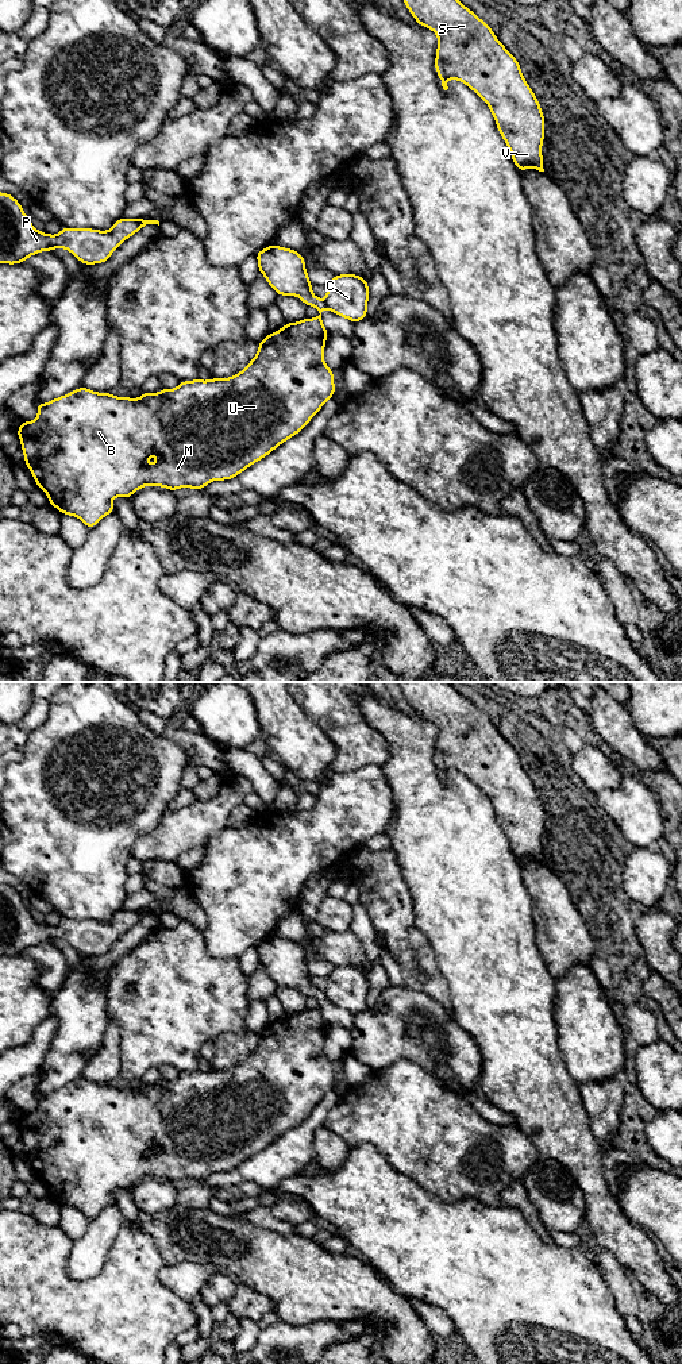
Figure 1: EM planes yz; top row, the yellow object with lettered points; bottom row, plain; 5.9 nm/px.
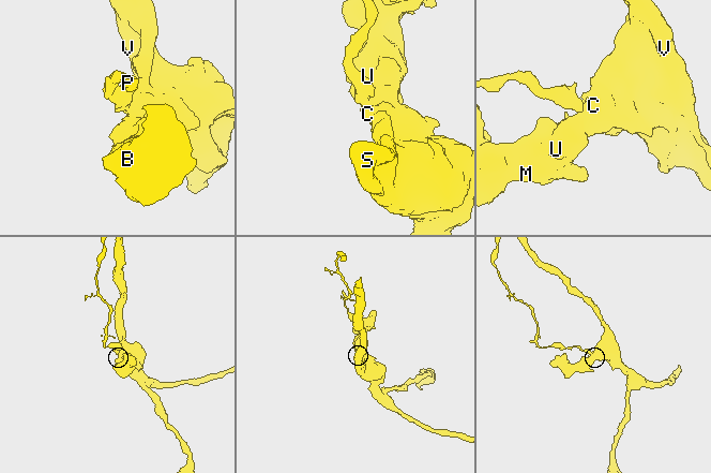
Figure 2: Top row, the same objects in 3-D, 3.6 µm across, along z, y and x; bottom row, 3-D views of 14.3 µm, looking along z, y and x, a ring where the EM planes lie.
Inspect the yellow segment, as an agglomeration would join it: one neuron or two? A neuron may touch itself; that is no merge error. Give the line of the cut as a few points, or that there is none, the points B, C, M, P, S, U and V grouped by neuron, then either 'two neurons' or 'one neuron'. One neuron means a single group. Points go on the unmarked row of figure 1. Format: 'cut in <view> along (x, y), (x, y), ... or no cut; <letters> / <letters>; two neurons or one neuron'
cut in yz along (323, 991), (326, 998); B C M S U V / P; two neurons

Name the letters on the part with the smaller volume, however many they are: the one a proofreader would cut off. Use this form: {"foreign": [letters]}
{"foreign": ["P"]}

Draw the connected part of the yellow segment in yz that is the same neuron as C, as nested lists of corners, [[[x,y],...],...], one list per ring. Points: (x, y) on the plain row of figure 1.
[[[336,966],[325,978],[325,999],[352,1014],[367,1007],[369,975],[359,966]]]

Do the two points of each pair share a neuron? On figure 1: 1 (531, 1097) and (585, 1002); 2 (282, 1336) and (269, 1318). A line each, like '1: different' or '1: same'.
1: different
2: different

